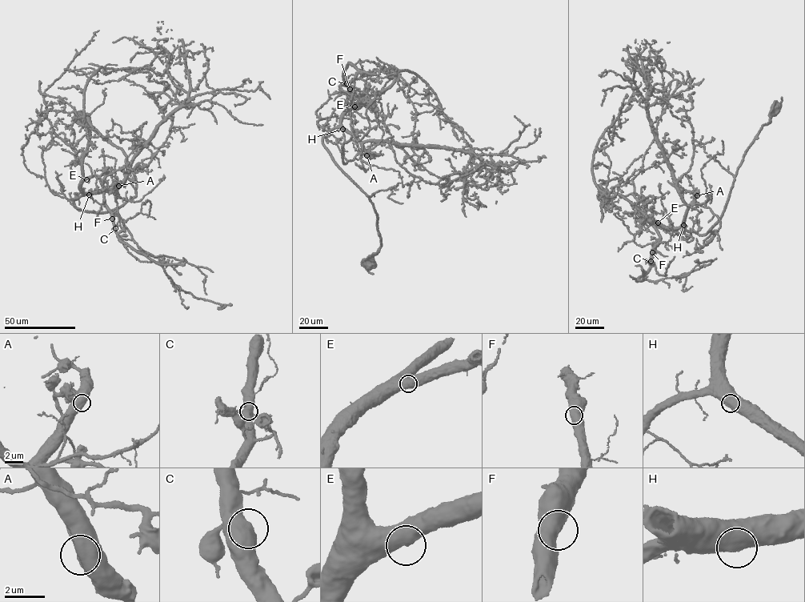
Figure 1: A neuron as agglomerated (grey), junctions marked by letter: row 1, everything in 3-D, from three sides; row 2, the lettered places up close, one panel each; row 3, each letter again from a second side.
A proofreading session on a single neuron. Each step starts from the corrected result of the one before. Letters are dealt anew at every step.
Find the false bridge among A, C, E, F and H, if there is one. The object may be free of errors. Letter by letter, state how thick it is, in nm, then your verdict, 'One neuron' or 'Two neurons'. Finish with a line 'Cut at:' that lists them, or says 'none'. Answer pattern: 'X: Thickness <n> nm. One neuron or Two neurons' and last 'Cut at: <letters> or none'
A: Thickness 800 nm. One neuron
C: Thickness 800 nm. One neuron
E: Thickness 800 nm. One neuron
F: Thickness 800 nm. One neuron
H: Thickness 750 nm. One neuron
Cut at: none

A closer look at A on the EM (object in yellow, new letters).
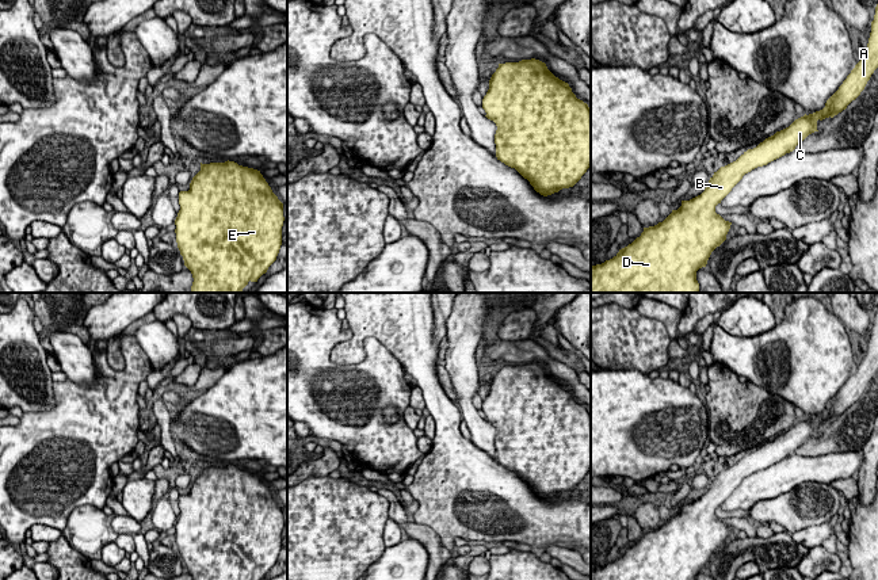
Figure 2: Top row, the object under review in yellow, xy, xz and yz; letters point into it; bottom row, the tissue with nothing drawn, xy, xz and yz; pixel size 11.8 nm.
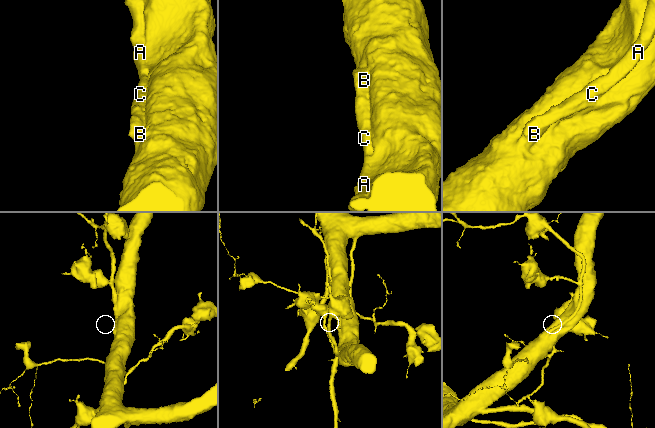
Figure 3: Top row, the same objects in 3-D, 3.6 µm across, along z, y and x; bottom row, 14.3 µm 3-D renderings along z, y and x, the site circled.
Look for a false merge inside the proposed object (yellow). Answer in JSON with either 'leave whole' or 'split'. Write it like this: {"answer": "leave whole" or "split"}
{"answer": "leave whole"}

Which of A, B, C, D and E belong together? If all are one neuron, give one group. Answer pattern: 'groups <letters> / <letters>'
groups A B C D E

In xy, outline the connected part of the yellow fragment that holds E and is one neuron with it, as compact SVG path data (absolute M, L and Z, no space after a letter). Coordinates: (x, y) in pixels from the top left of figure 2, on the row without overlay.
M234 465L202 468L188 495L179 496L176 546L192 580L262 580L282 549L283 507L260 474Z

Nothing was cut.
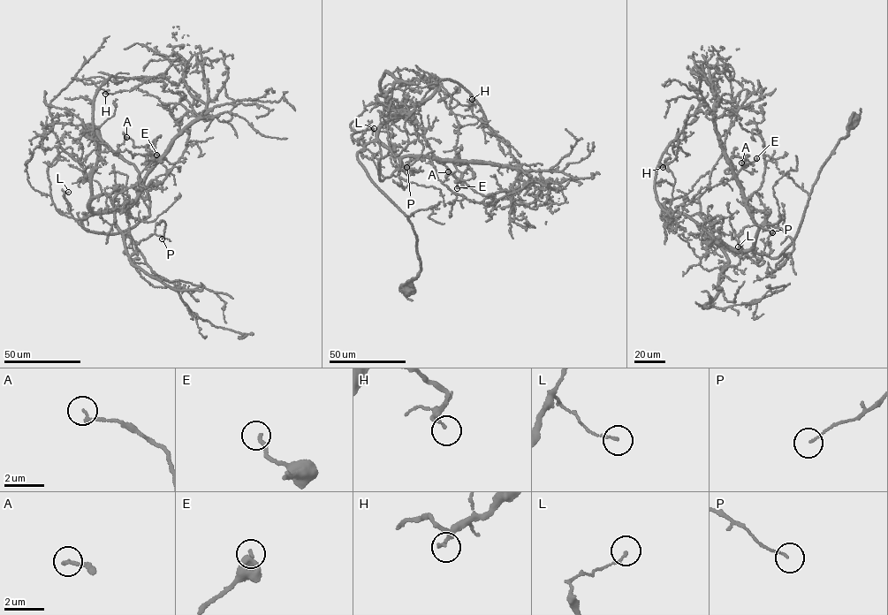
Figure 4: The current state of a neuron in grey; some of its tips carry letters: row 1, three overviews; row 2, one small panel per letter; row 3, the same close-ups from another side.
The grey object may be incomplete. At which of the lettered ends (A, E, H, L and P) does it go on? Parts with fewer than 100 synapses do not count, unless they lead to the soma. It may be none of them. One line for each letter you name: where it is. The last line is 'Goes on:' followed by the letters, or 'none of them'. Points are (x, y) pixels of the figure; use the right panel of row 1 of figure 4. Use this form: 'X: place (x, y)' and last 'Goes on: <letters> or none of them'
Goes on: none of them

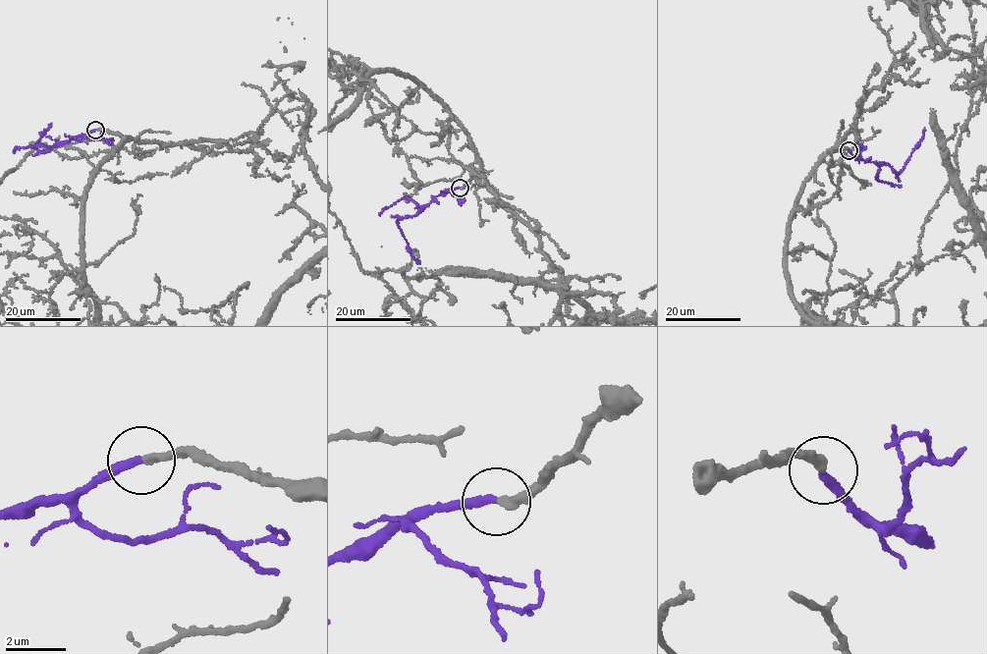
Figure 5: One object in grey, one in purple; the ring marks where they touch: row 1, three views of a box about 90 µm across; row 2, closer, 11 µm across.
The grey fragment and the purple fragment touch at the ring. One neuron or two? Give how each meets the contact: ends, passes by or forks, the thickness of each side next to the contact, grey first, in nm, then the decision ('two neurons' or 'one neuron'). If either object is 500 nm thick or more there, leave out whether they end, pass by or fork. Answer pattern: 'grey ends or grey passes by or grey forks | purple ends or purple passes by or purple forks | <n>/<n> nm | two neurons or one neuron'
grey ends | purple ends | 280/280 nm | one neuron

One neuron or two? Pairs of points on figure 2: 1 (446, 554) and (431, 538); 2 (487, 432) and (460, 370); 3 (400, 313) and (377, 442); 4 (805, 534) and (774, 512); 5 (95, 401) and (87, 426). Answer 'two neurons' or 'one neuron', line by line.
1: one neuron
2: one neuron
3: two neurons
4: two neurons
5: one neuron

